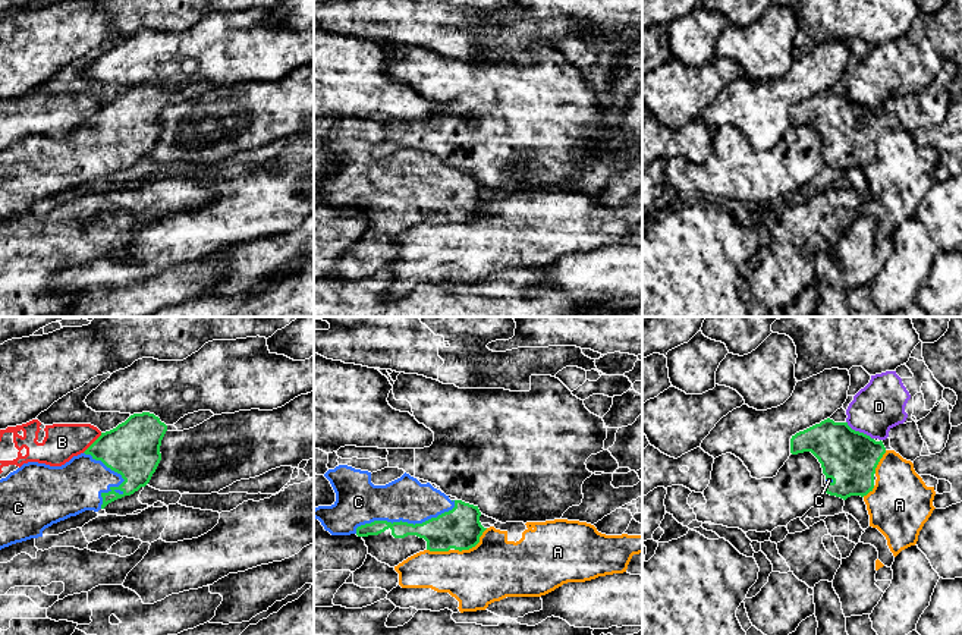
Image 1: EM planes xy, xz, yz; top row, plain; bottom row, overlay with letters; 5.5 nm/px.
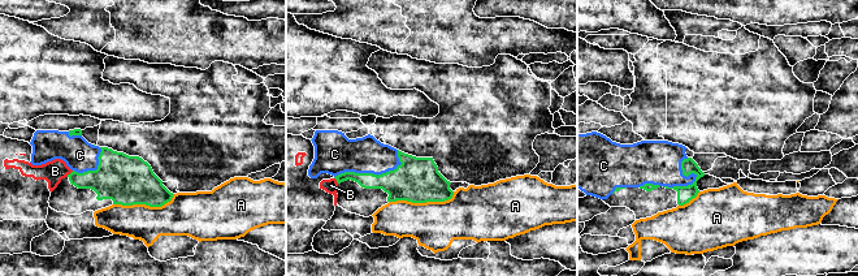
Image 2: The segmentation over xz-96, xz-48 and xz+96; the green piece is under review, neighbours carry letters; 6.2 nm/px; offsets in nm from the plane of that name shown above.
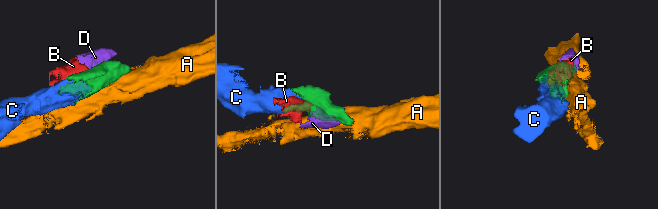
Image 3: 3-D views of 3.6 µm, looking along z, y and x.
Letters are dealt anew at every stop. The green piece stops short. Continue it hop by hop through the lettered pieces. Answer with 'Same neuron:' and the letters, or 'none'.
Same neuron: C

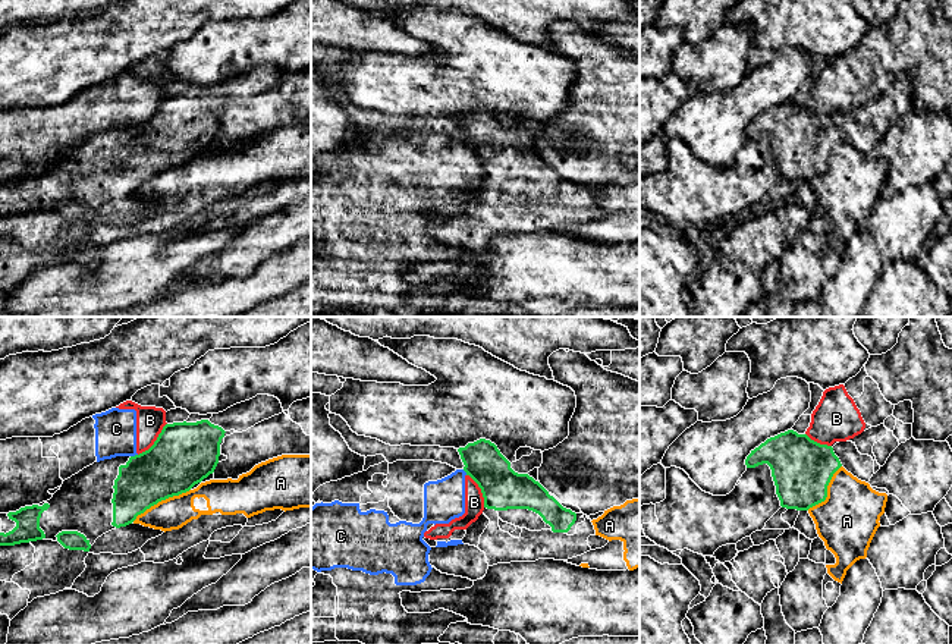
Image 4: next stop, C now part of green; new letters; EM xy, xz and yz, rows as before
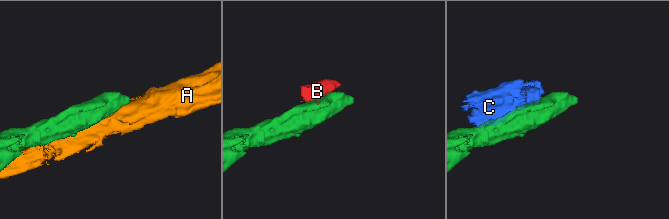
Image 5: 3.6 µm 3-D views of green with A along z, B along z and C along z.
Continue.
Same neuron: none

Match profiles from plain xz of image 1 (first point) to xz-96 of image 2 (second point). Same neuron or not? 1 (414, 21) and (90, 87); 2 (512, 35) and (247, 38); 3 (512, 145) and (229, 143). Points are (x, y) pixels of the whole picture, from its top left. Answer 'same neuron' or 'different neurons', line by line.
1: different neurons
2: same neuron
3: same neuron

